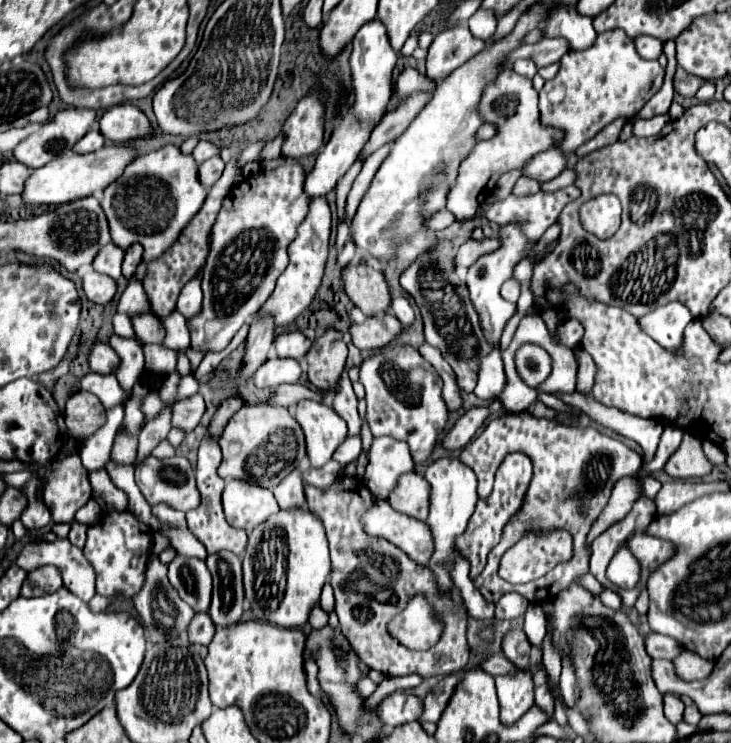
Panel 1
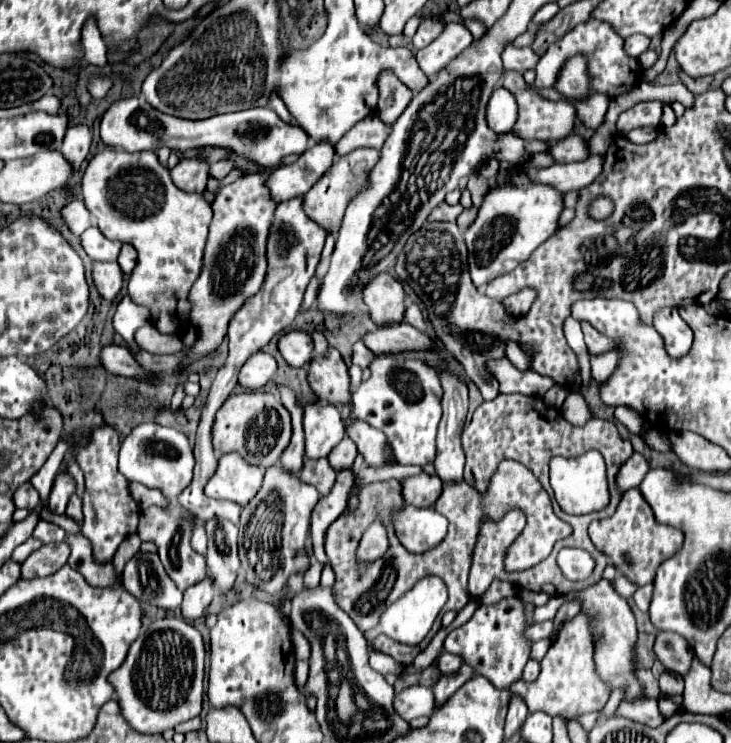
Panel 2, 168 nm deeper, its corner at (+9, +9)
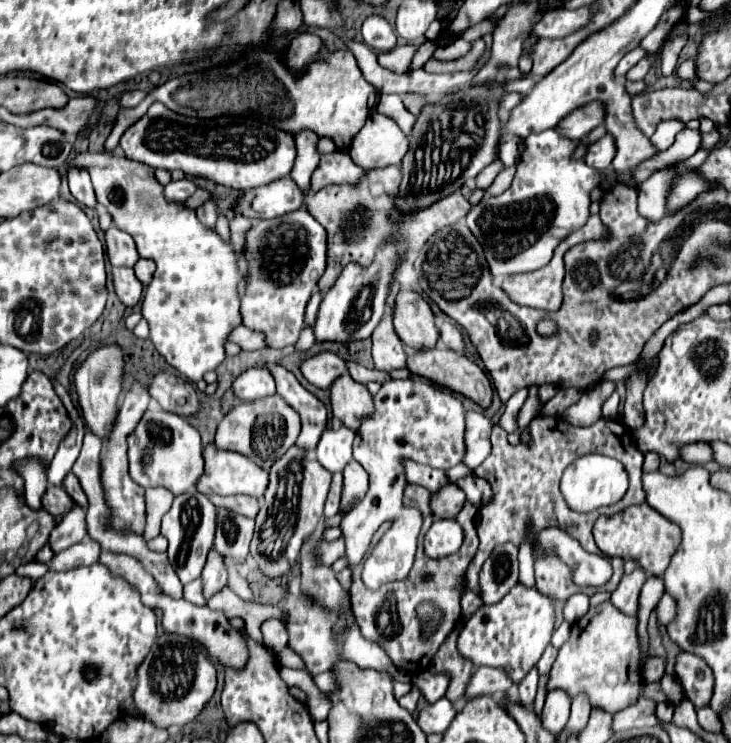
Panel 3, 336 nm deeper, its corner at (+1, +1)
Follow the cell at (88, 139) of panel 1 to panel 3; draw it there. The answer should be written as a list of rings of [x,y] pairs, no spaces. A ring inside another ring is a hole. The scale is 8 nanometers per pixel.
[[[69,169],[67,173],[69,177],[69,189],[71,189],[71,195],[87,205],[87,207],[95,207],[95,193],[93,193],[93,185],[91,185],[91,179],[89,179],[89,173],[85,173],[85,169]]]

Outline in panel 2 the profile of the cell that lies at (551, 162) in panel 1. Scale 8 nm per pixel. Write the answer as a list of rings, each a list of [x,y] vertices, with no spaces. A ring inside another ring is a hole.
[[[575,133],[561,139],[561,141],[557,141],[557,143],[553,143],[549,151],[553,153],[555,161],[561,161],[561,163],[583,161],[583,159],[587,159],[591,155],[587,141],[581,135],[575,135]]]

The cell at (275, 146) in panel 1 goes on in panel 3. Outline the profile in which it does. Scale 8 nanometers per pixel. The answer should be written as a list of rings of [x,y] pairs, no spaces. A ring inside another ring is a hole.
[[[198,188],[197,191],[184,203],[185,205],[187,205],[187,207],[191,207],[192,209],[197,209],[199,205],[203,204],[209,198],[210,198],[209,191],[205,191]]]

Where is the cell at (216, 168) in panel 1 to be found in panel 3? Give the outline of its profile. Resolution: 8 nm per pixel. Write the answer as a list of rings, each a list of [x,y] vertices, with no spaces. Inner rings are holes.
[[[179,179],[165,185],[165,197],[169,201],[187,201],[197,191],[197,185],[191,179]]]

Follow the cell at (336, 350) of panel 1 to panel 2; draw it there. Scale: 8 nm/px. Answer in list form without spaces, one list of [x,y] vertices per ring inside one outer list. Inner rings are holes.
[[[329,349],[327,357],[315,357],[309,365],[309,385],[315,395],[331,405],[345,405],[351,401],[349,369],[337,349]]]

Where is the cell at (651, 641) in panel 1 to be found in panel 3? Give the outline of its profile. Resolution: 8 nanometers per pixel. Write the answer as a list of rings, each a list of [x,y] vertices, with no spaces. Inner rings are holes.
[[[681,651],[675,659],[675,675],[681,681],[687,699],[693,701],[695,707],[707,705],[713,695],[713,673],[709,665],[695,653]]]

